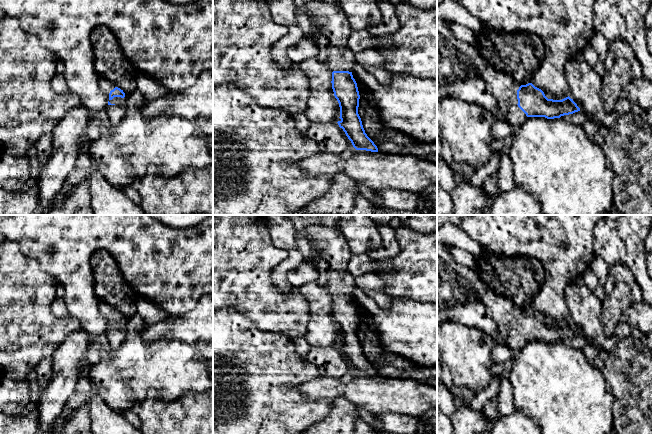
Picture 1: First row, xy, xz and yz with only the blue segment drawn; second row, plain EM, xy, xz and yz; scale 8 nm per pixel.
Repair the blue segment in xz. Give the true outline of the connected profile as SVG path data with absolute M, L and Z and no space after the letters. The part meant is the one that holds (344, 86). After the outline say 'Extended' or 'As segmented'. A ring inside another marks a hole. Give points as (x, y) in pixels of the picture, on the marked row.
M294 0L296 10L306 9L312 19L313 41L319 48L317 59L332 71L332 89L340 107L338 125L356 150L378 152L367 136L358 114L359 91L352 75L356 63L348 46L352 28L340 0Z. Extended

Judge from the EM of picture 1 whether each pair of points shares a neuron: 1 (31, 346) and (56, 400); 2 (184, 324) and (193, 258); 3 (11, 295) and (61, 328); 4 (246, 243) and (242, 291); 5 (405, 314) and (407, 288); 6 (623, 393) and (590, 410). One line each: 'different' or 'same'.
1: different
2: different
3: same
4: same
5: different
6: different

